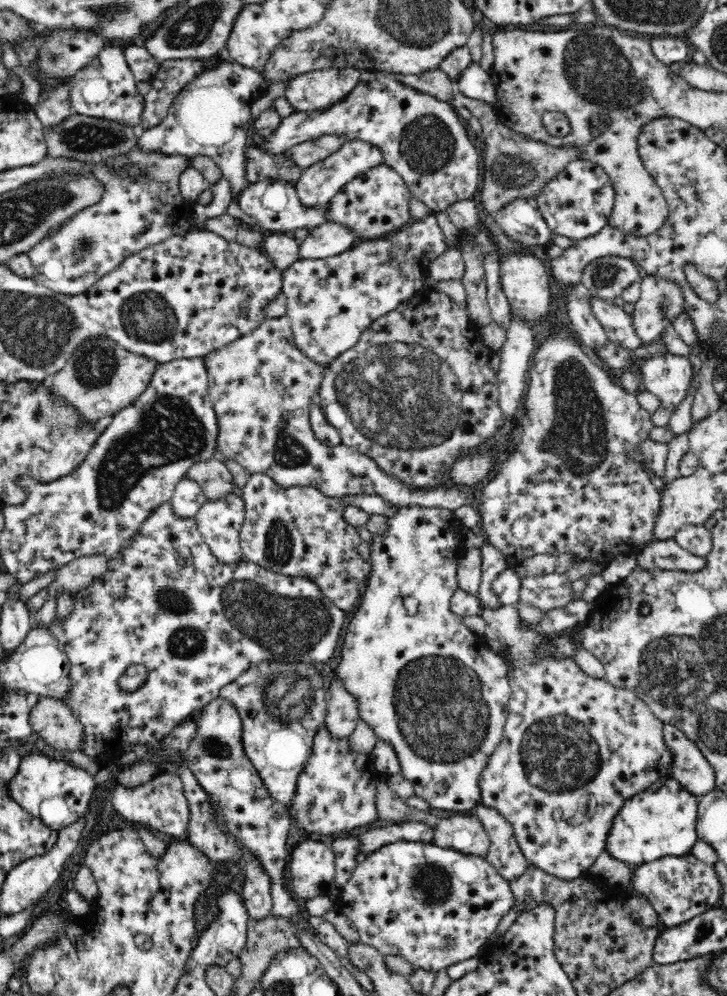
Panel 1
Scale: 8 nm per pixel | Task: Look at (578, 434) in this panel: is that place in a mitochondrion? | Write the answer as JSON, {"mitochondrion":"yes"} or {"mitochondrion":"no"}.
{"mitochondrion":"yes"}

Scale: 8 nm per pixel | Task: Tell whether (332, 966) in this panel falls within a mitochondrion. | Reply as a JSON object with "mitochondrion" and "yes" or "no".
{"mitochondrion":"no"}

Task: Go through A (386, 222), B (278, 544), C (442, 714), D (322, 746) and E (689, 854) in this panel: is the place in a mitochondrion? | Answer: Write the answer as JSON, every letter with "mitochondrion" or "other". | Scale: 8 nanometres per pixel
{"A":"other","B":"mitochondrion","C":"mitochondrion","D":"other","E":"other"}

